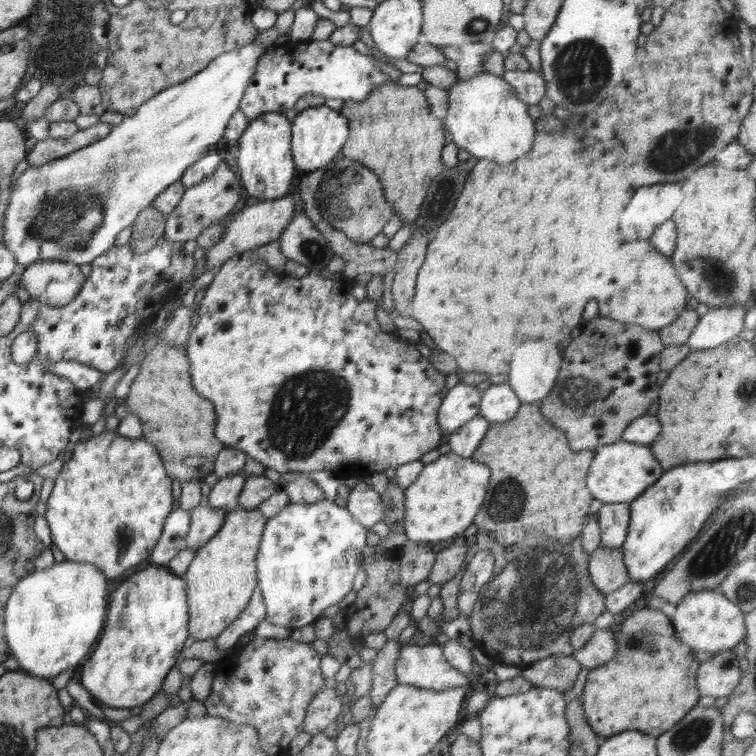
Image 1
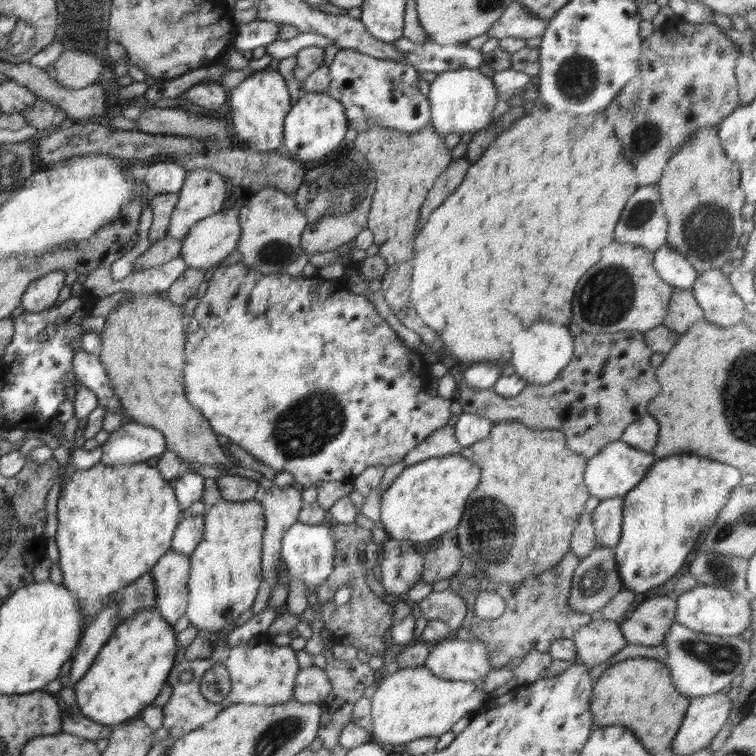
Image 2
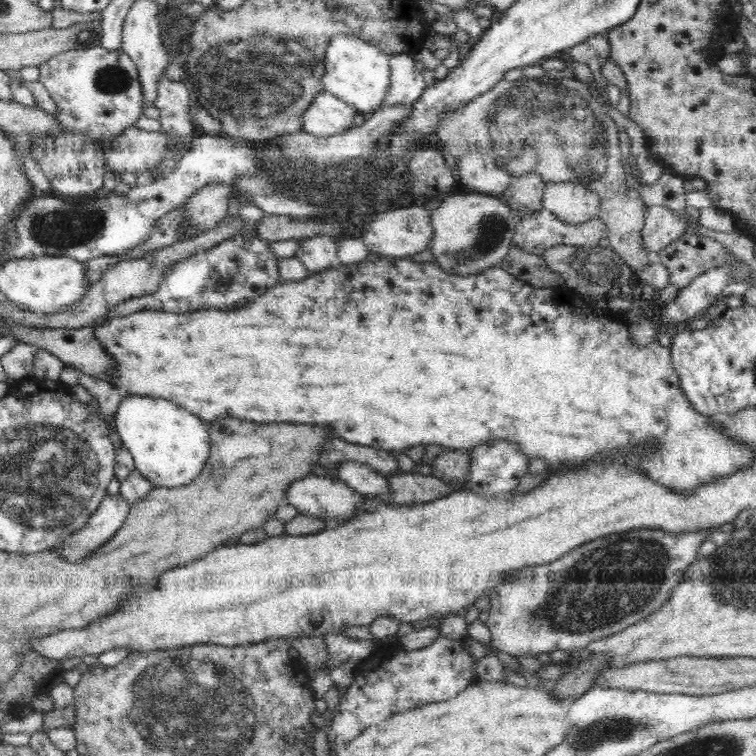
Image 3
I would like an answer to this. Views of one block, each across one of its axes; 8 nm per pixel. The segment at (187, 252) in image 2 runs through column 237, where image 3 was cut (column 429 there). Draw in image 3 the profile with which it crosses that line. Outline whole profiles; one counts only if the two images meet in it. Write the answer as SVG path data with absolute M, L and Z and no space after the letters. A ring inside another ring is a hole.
M397 206L394 210L384 210L376 214L362 234L362 240L370 252L404 260L407 260L408 256L414 256L414 254L428 250L428 246L434 238L431 211L420 208L420 206L409 208Z

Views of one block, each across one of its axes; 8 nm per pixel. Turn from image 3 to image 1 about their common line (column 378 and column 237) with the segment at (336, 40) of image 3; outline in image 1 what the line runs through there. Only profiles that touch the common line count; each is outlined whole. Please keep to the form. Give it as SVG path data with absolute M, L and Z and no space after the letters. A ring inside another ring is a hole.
M252 42L232 52L221 54L210 62L204 70L191 76L187 81L180 82L176 86L171 86L170 88L162 90L161 93L156 94L156 96L153 96L150 100L143 102L134 114L124 117L122 122L113 126L112 130L104 138L98 139L96 142L82 147L80 150L75 150L69 155L51 160L46 164L40 166L32 166L29 164L19 179L14 180L11 186L10 202L8 202L6 214L4 214L4 234L2 234L2 243L4 243L3 246L14 255L16 263L28 266L37 261L58 260L84 265L94 262L94 260L98 258L97 256L104 254L108 249L114 247L118 234L126 228L132 227L134 221L136 221L137 215L142 213L142 210L150 207L159 194L162 194L168 186L179 180L190 165L200 160L207 153L210 145L214 145L223 138L230 117L239 109L239 102L244 96L244 91L246 90L246 85L251 74L254 74L259 56L265 53L268 48L270 47L264 48Z

